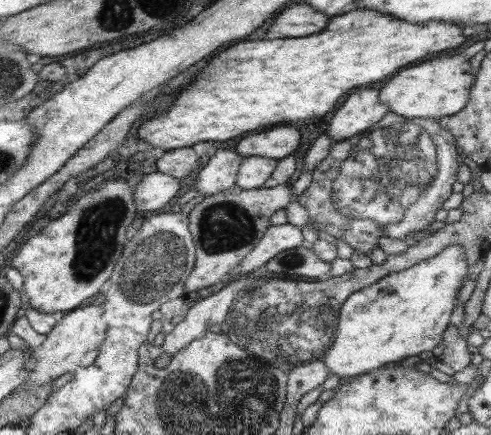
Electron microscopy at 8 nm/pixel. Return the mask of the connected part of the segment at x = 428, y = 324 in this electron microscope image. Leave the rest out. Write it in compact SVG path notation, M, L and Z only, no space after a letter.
M450 246L416 267L386 276L377 284L353 293L342 305L333 346L323 362L332 374L356 377L388 363L433 351L443 342L456 294L469 268L464 248Z

